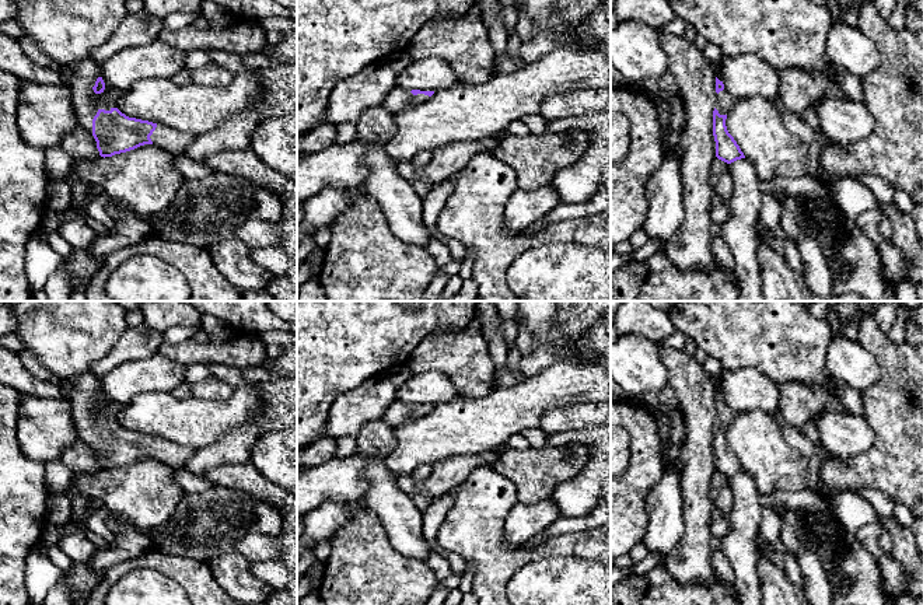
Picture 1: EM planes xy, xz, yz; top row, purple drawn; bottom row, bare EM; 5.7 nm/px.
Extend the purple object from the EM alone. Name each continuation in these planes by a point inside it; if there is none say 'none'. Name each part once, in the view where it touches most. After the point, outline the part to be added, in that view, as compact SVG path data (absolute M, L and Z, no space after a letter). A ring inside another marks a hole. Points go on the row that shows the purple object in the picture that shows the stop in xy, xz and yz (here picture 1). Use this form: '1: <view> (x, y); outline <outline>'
1: xy (84, 73); outline M84 59L71 66L67 81L78 126L88 132L92 132L92 119L99 109L111 111L111 106L94 98L92 87L99 74L99 64Z
2: xy (174, 142); outline M157 125L155 130L150 136L154 146L176 155L193 143L196 136L188 132L178 132L168 126Z

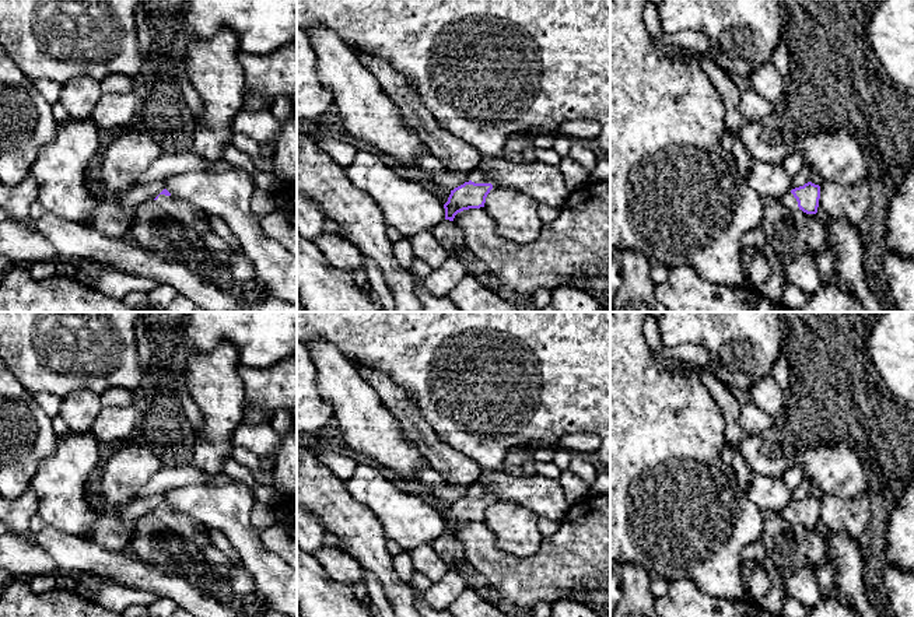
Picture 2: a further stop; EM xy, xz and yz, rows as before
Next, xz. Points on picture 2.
1: xz (477, 176); outline M473 171L470 175L469 175L469 179L474 183L490 183L486 173L481 172L481 171Z

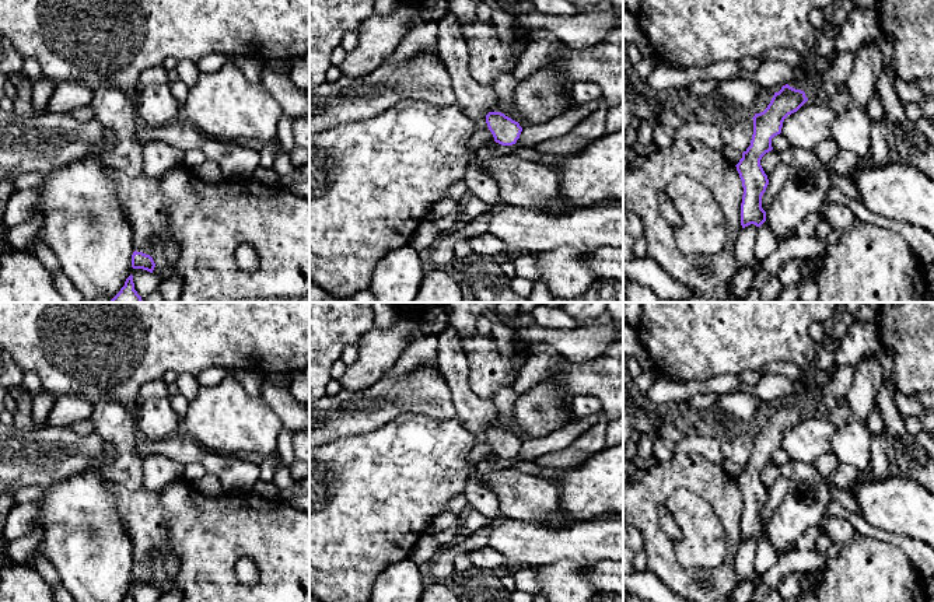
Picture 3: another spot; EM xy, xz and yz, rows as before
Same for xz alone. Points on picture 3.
none

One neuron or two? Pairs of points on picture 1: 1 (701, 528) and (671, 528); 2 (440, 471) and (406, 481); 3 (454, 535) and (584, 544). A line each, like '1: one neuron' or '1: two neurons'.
1: two neurons
2: one neuron
3: one neuron

